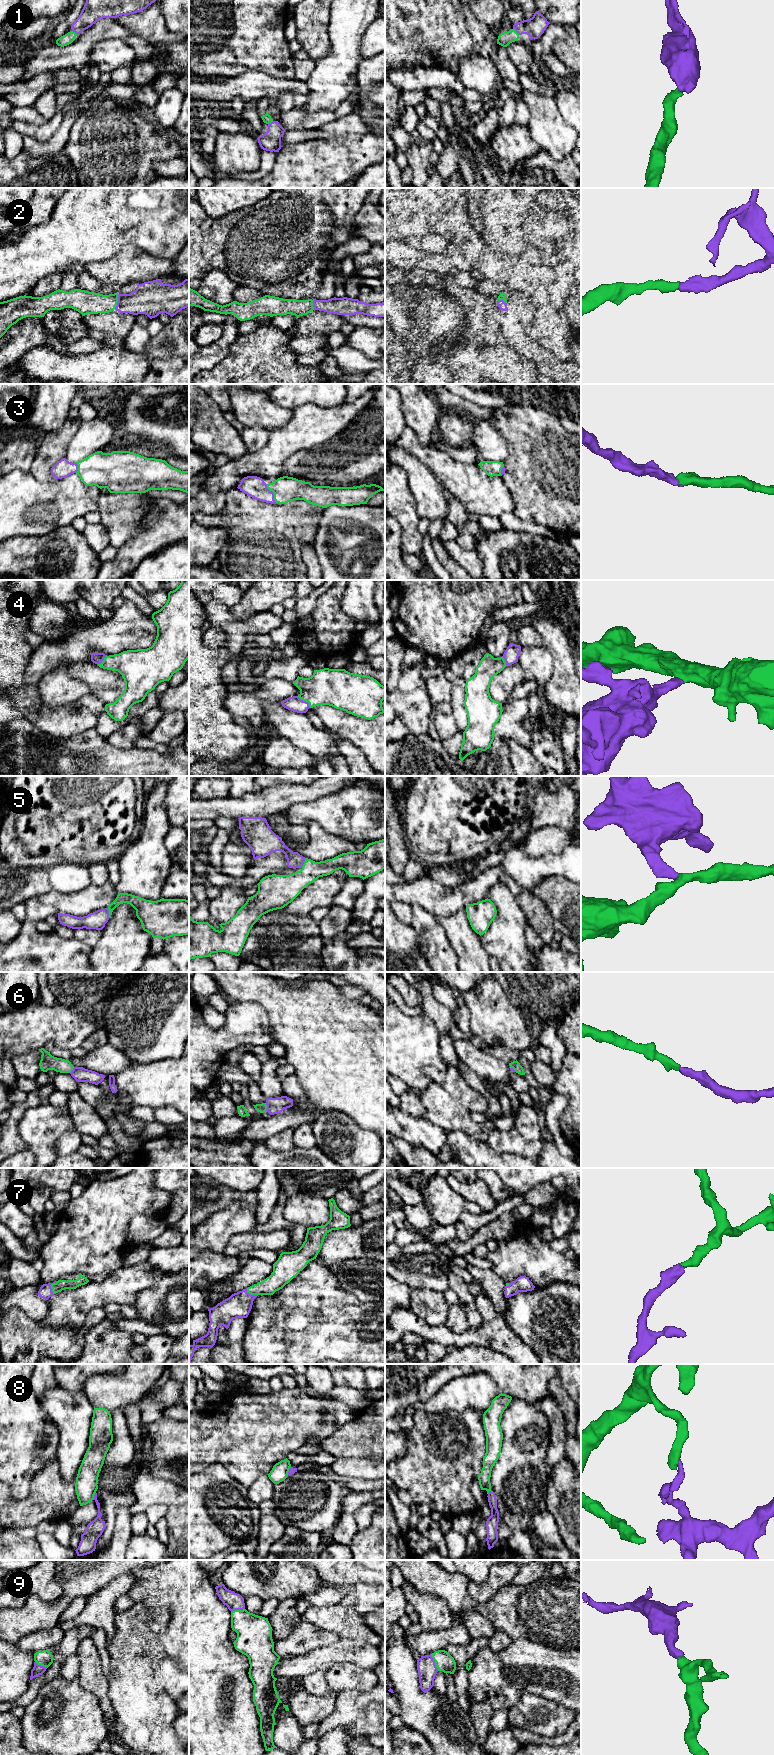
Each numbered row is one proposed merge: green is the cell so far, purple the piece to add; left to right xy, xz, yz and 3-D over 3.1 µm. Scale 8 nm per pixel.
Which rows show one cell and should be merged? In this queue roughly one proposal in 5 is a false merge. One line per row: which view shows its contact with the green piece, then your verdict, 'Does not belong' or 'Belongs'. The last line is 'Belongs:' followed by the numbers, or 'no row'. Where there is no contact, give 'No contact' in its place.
1: Touches green in yz. Belongs
2: Touches green in xy. Belongs
3: Touches green in xz. Belongs
4: Touches green in xz. Belongs
5: Touches green in xy. Belongs
6: Touches green in xz. Belongs
7: Touches green in xy. Belongs
8: Touches green in xy. Does not belong
9: Touches green in yz. Belongs
Belongs: 1, 2, 3, 4, 5, 6, 7, 9

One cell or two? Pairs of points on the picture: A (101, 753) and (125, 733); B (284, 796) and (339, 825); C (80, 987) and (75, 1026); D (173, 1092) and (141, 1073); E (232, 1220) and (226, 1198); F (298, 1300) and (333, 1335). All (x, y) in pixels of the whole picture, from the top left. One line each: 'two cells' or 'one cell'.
A: two cells
B: two cells
C: two cells
D: one cell
E: two cells
F: one cell

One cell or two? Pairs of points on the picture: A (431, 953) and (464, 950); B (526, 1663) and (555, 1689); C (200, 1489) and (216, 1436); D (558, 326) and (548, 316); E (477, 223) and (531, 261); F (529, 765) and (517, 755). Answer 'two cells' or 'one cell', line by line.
A: two cells
B: one cell
C: two cells
D: one cell
E: two cells
F: one cell

